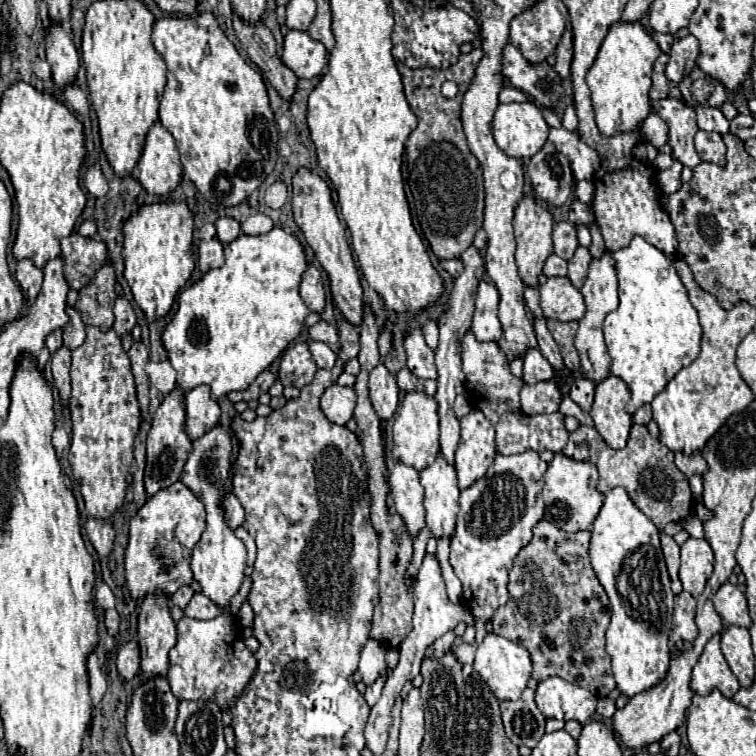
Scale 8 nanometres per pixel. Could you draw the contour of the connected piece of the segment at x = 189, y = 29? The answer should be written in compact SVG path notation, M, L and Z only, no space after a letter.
M212 12L158 18L154 22L152 44L168 66L168 82L160 100L160 122L176 140L184 176L196 184L208 202L222 206L240 204L272 174L278 158L278 130L262 74L238 54Z

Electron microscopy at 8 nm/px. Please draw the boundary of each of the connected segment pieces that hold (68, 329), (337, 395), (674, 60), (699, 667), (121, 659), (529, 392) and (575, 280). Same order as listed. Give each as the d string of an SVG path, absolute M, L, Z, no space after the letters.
M68 306L66 308L66 314L70 316L70 320L68 320L68 324L62 328L64 330L64 344L70 348L70 350L74 350L74 348L78 348L82 342L84 342L84 338L86 338L86 326L84 326L84 322L82 322L82 316L78 314L78 310L76 308L72 308L72 306Z
M332 384L320 400L320 408L326 414L326 418L334 424L346 424L352 418L356 406L356 394L348 386Z
M692 34L676 40L670 50L670 62L666 64L668 80L678 84L682 78L686 78L696 66L696 58L698 58L698 40Z
M718 634L712 636L704 646L704 652L698 658L690 678L690 690L694 690L696 694L706 696L714 688L718 688L726 698L732 698L740 690L740 682L736 680L736 676L732 674L730 666L726 664L720 652Z
M134 640L126 642L118 650L116 666L118 666L118 674L124 680L132 680L132 678L138 676L138 672L140 672L140 650L138 650L138 644Z
M552 380L538 384L524 384L520 392L520 406L522 412L526 412L528 416L552 414L558 410L560 400L562 400L560 388Z
M578 246L574 256L572 256L572 260L568 262L568 278L576 288L582 288L582 284L586 280L586 274L588 274L590 260L592 260L592 256L590 256L588 248Z

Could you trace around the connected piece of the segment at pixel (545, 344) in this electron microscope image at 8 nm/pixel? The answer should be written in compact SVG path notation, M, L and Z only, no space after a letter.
M536 316L534 318L534 332L536 332L536 338L538 338L538 348L540 352L544 354L544 358L556 368L556 370L564 370L564 374L568 374L568 370L564 368L564 362L562 362L562 356L560 356L560 348L558 344L554 342L548 326L546 326L546 318L544 316Z

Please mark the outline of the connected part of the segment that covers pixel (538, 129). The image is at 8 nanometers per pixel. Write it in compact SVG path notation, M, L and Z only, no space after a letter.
M534 102L498 104L492 118L492 136L510 158L530 158L548 140L548 124Z

